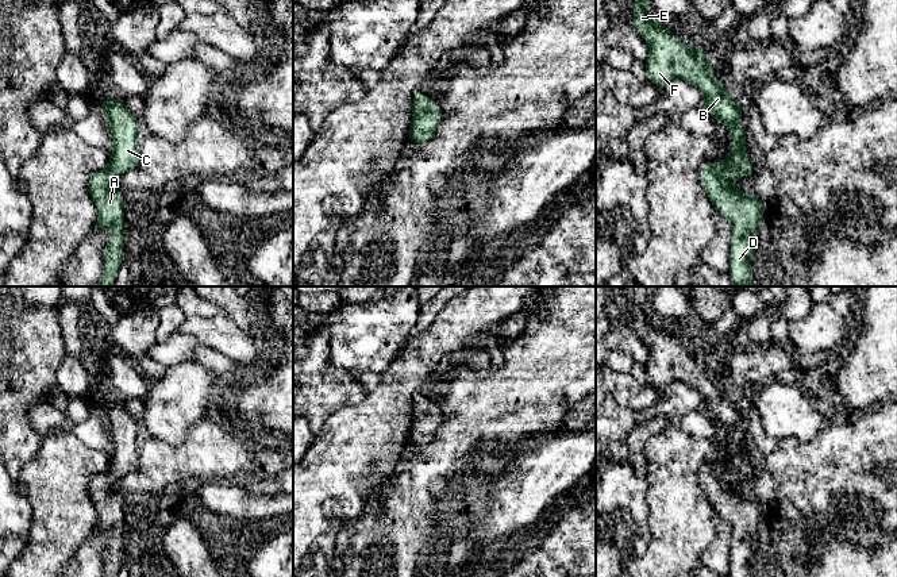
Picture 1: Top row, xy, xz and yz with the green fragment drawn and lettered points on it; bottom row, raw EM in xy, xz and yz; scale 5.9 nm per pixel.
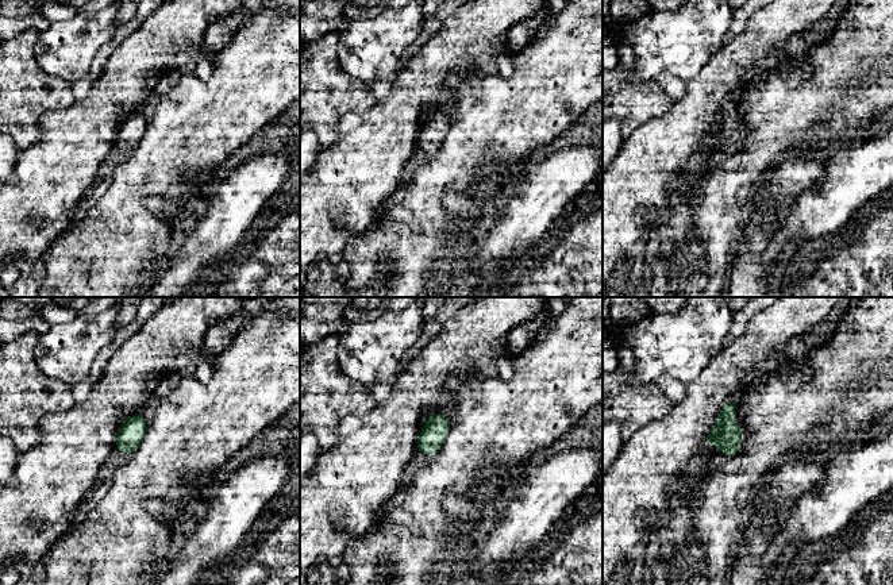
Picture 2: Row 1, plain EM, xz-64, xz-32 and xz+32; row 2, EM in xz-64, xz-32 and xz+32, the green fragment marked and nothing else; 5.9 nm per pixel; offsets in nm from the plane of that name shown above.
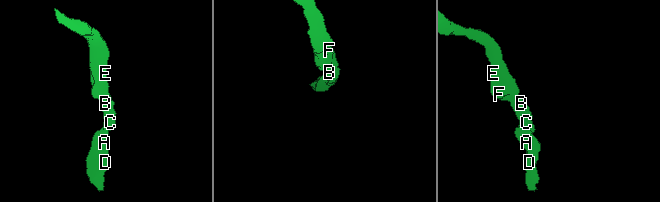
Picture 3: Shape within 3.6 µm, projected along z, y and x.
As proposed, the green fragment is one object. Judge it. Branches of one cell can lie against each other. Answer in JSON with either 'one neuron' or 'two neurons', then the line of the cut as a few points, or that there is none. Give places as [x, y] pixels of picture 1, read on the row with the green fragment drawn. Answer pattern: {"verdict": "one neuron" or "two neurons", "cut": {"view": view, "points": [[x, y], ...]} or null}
{"verdict": "one neuron", "cut": null}

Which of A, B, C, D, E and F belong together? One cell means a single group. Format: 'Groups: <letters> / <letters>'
Groups: A B C D E F

